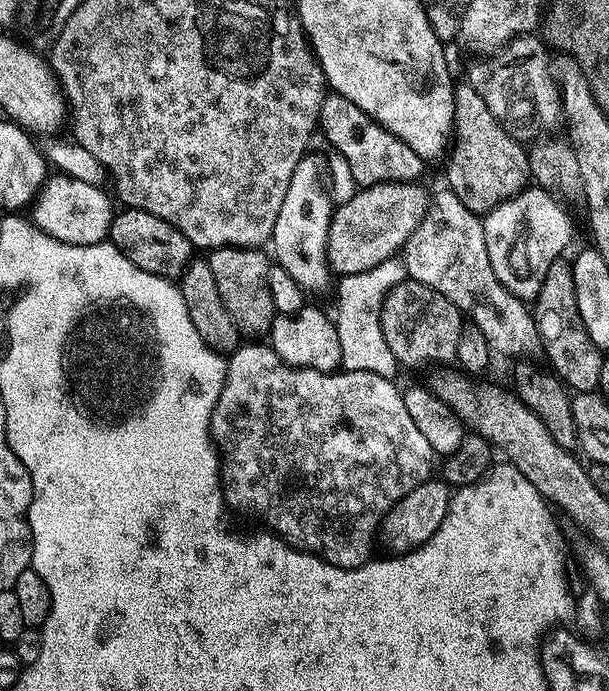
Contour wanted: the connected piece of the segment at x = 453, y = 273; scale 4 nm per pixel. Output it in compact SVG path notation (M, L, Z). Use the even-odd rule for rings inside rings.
M451 190L435 193L426 218L414 230L402 249L402 259L407 275L442 294L454 306L472 315L478 331L496 352L504 356L524 358L530 352L541 351L540 335L536 329L535 315L529 305L520 300L494 274L490 254L486 254L486 238L481 217L466 210Z

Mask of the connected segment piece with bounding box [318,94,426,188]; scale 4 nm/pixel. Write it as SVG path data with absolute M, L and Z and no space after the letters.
M335 94L325 95L324 101L320 104L320 115L318 119L318 128L328 139L328 144L333 149L335 155L346 158L346 163L350 166L350 174L354 174L357 185L360 188L368 188L372 184L381 184L382 182L413 182L421 179L426 168L426 162L402 138L390 134L370 114L358 110L350 98L342 98Z

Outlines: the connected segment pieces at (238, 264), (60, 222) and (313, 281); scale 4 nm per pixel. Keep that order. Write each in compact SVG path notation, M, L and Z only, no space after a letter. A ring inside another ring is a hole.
M231 244L225 248L211 249L207 253L206 259L211 272L214 273L214 283L218 286L218 295L222 297L226 310L230 310L241 333L267 333L272 327L273 318L278 315L270 298L268 286L269 253L260 248L236 248Z
M57 173L45 179L43 187L30 206L30 220L52 240L70 245L96 245L107 239L114 215L113 201L102 192L99 185L79 182Z
M311 156L305 157L298 162L294 178L290 178L290 190L286 190L286 202L282 202L270 241L270 252L275 263L280 264L305 293L324 292L328 283L333 283L334 273L328 267L328 227L333 211L332 197L322 175L322 164Z

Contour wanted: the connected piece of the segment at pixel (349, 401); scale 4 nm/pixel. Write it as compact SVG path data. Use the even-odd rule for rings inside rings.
M248 342L241 343L240 347L235 352L227 357L228 374L224 389L214 410L212 411L212 439L216 441L216 447L222 455L222 483L224 485L224 498L229 505L232 504L236 508L249 508L252 512L257 512L262 519L265 520L267 527L275 531L276 535L280 536L287 544L293 544L295 548L300 548L303 552L312 552L316 556L322 557L326 562L330 562L339 568L360 568L369 560L373 559L374 552L372 552L372 543L378 540L378 533L381 531L384 523L384 516L397 504L402 498L406 498L406 494L410 494L410 490L414 490L422 482L426 482L432 475L432 459L434 453L430 442L426 442L426 437L420 431L418 426L414 426L414 421L410 419L410 414L406 410L406 402L404 401L404 393L398 387L395 388L393 381L386 377L379 377L378 374L366 372L348 372L345 370L337 370L331 372L319 372L318 370L310 370L309 368L295 368L290 366L282 358L278 358L278 354L267 343L264 344L248 344Z

